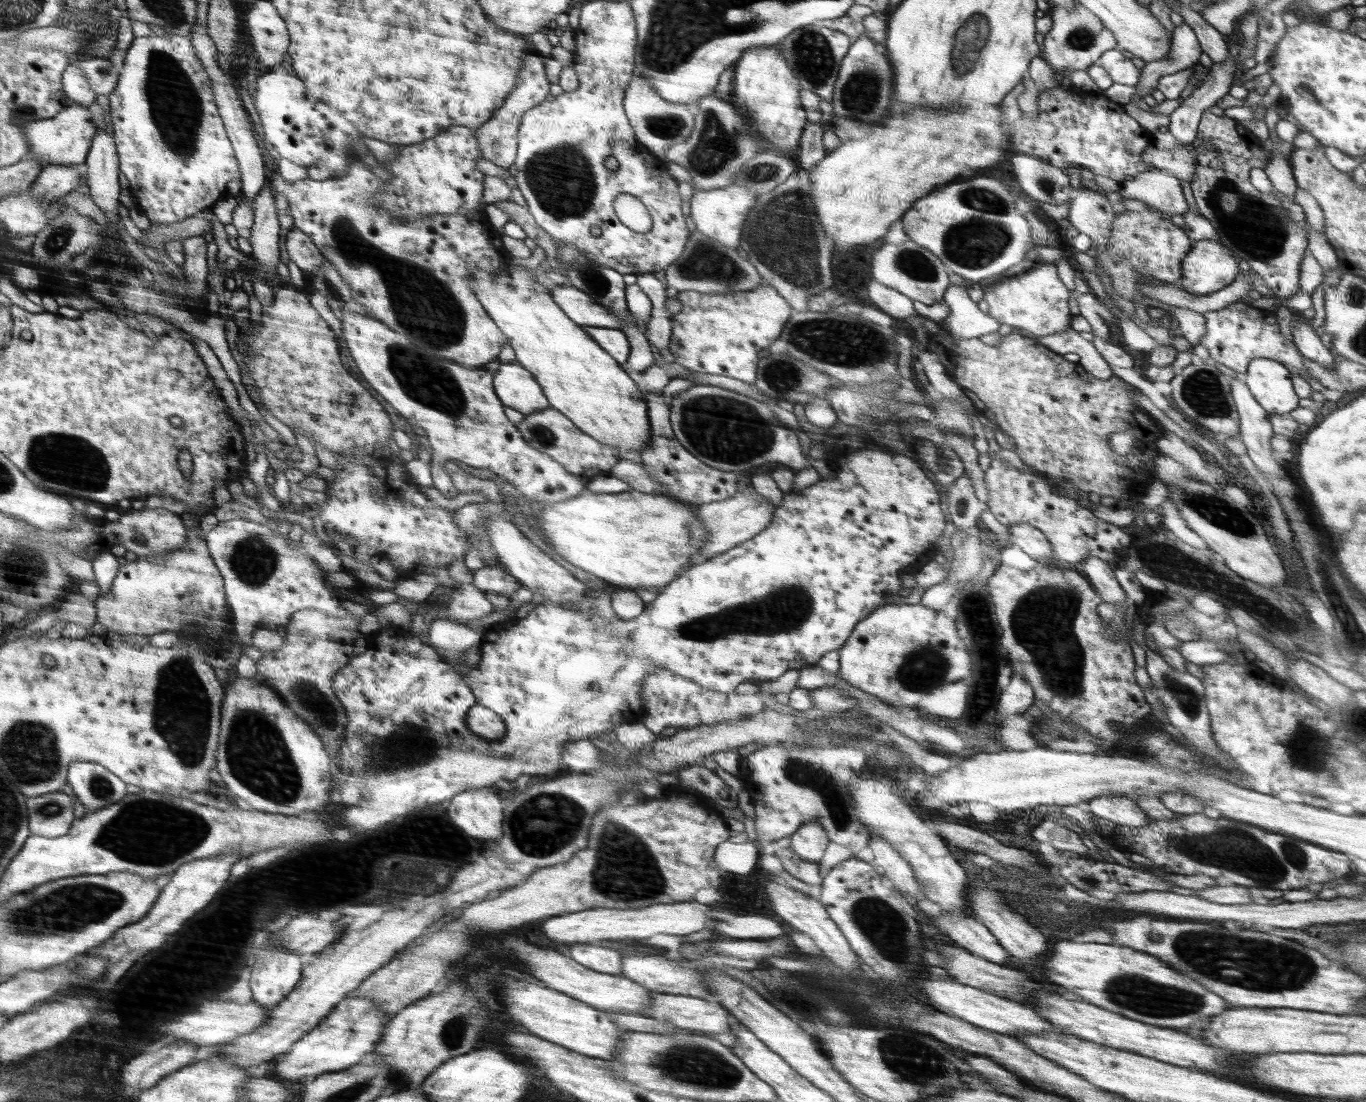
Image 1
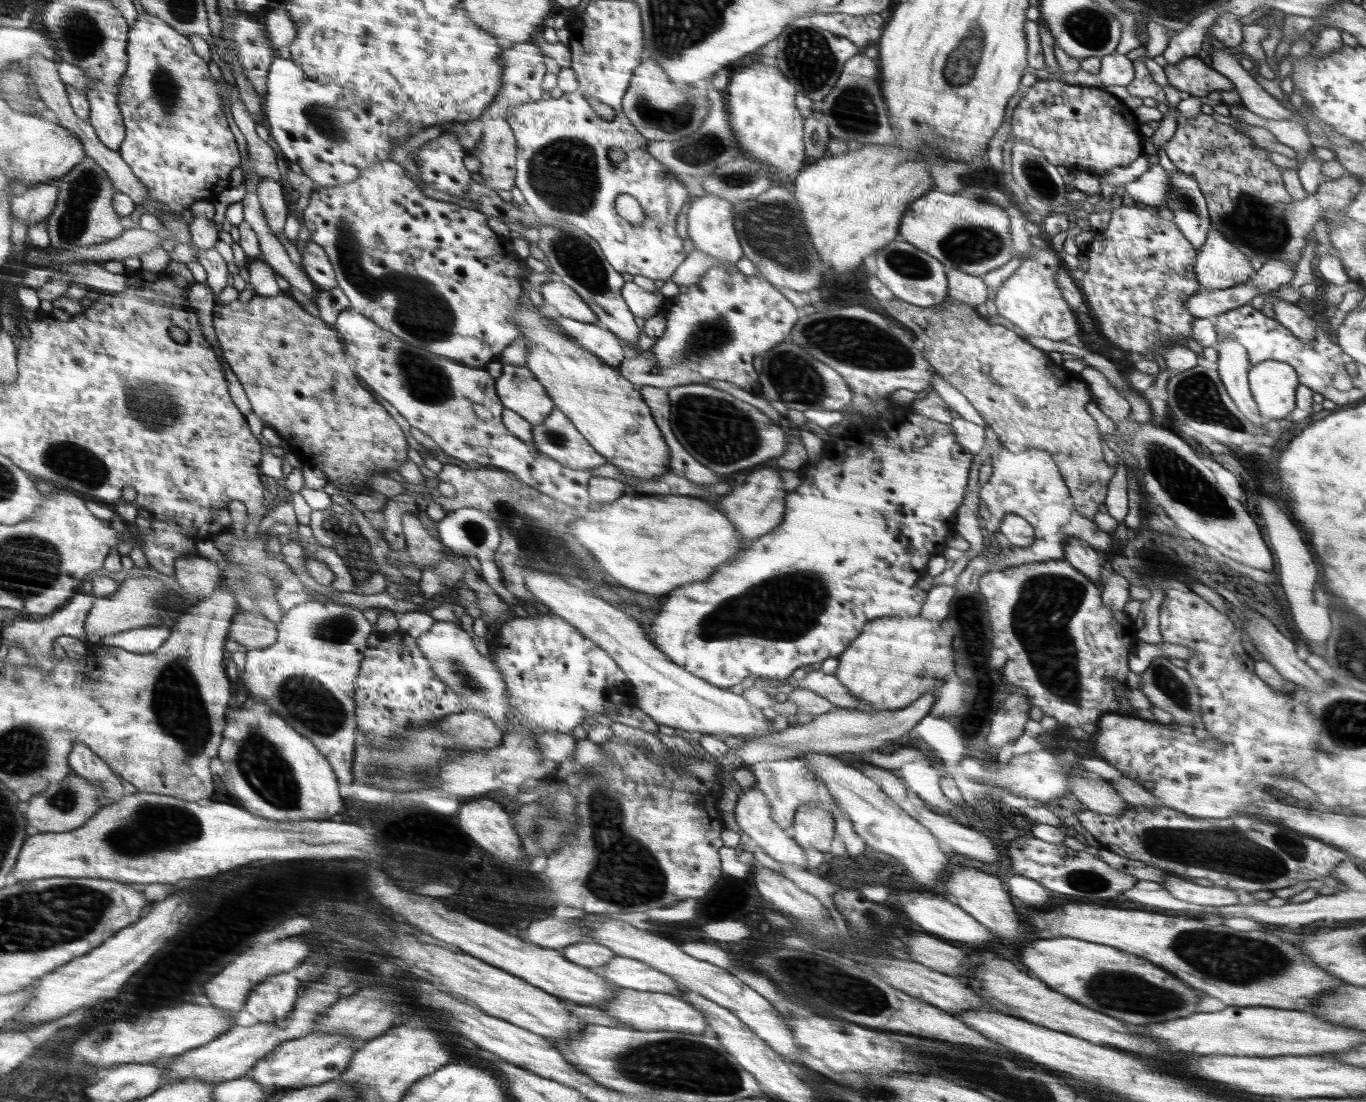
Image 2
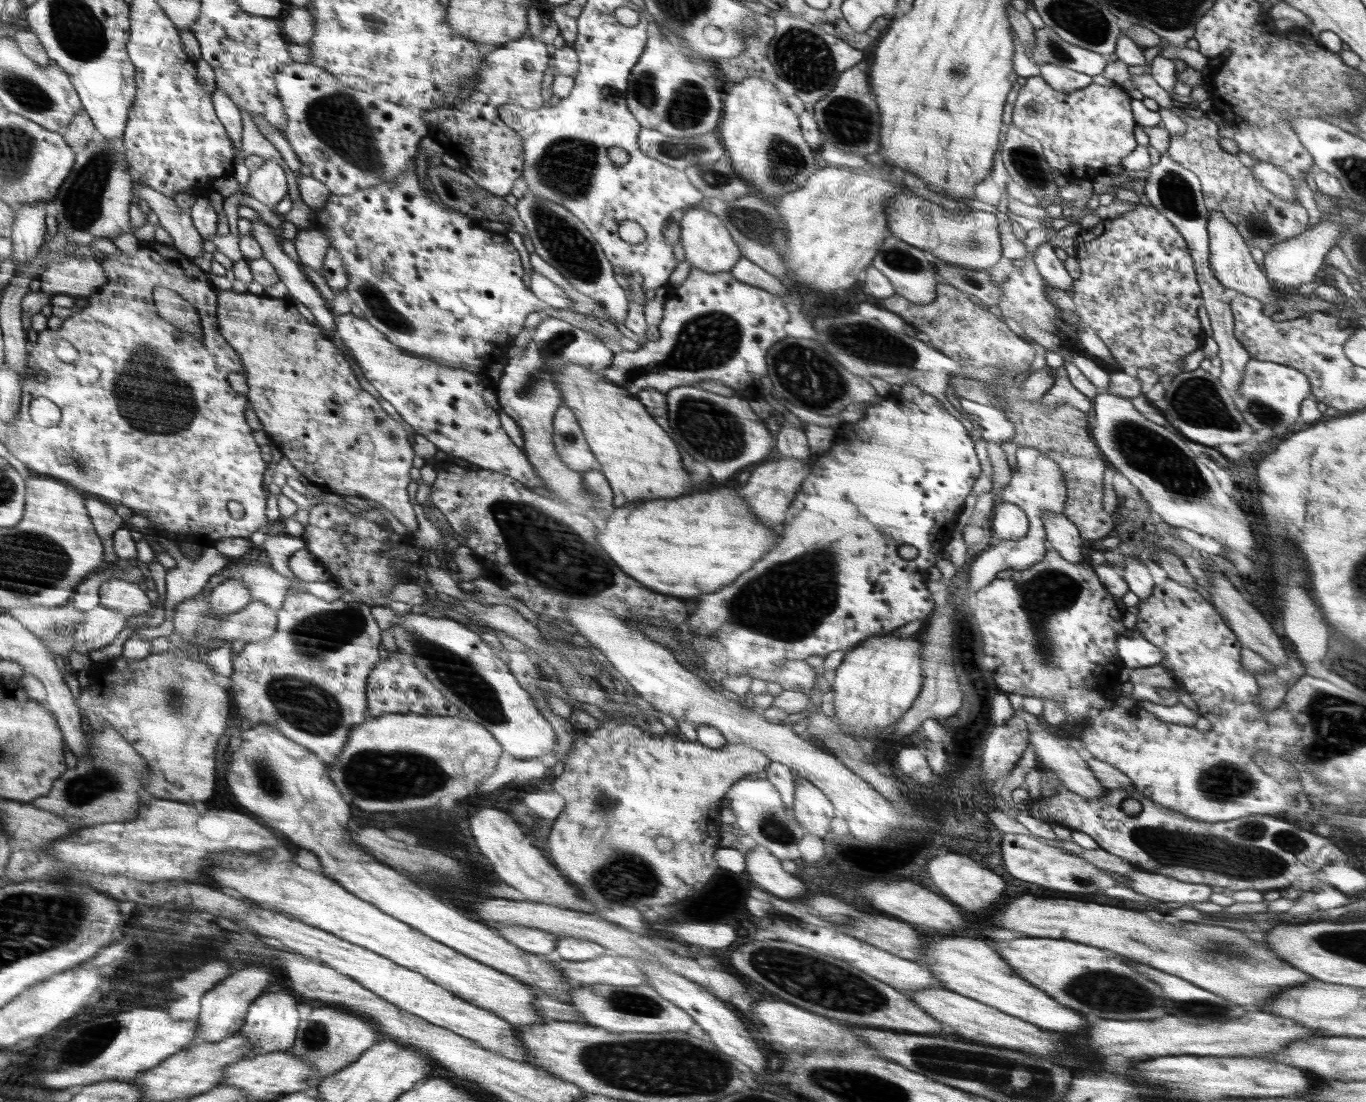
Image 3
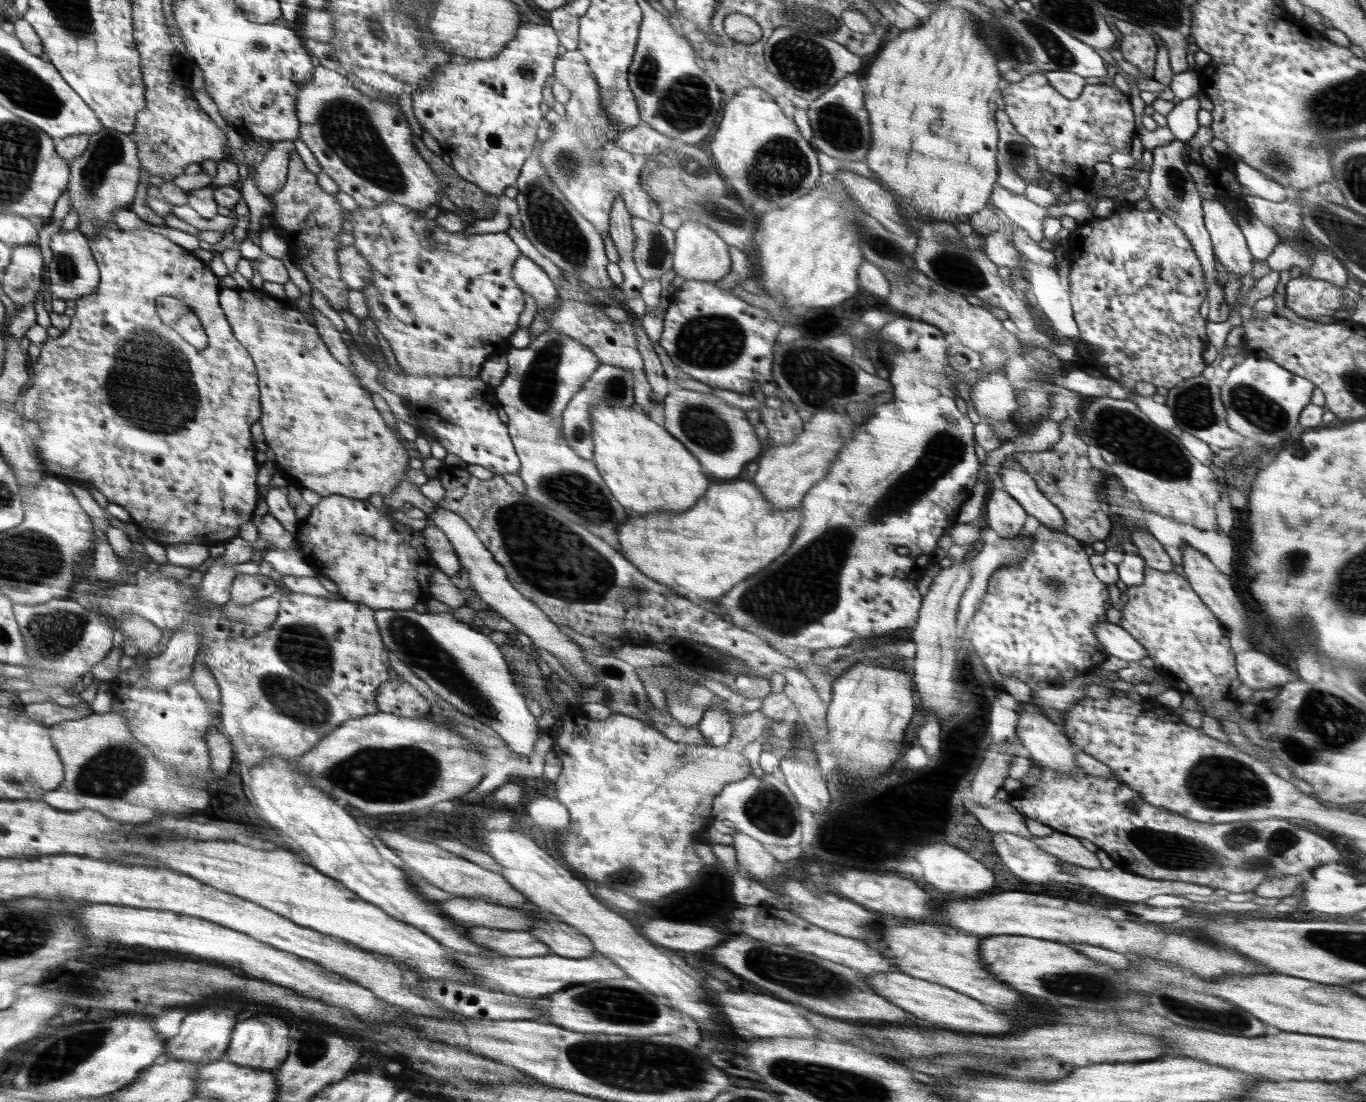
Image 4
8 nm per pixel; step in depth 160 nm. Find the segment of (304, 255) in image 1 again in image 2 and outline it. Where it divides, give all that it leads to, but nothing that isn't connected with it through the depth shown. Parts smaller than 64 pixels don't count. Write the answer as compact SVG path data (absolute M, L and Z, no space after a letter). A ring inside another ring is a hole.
M308 241L301 260L301 268L319 290L330 290L338 286L334 266L320 245Z

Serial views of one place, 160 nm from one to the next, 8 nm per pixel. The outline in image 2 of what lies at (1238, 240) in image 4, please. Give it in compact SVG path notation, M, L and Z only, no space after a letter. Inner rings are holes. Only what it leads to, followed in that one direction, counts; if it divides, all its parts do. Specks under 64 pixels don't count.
M1211 228L1194 265L1201 290L1218 290L1246 284L1255 273L1249 258ZM1272 292L1260 294L1265 301L1270 301L1274 307L1275 319L1283 324L1288 330L1292 331L1307 345L1311 345L1315 338L1315 326L1313 319L1308 317L1294 303L1288 303L1281 299L1275 298Z

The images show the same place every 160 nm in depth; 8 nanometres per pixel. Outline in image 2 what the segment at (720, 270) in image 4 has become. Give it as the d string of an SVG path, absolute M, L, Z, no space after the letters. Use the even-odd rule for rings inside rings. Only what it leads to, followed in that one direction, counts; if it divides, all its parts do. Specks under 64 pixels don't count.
M706 194L704 197L695 198L690 204L686 218L688 220L688 237L696 250L713 256L716 260L736 262L742 259L743 247L735 230L735 204L726 199Z

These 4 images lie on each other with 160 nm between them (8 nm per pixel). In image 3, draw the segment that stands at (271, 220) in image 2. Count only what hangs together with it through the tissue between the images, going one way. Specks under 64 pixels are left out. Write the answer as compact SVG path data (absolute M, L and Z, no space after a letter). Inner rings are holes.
M265 160L260 168L252 170L250 180L243 188L244 193L270 206L274 212L279 202L288 194L287 191L284 170L278 162L272 162L272 160Z

